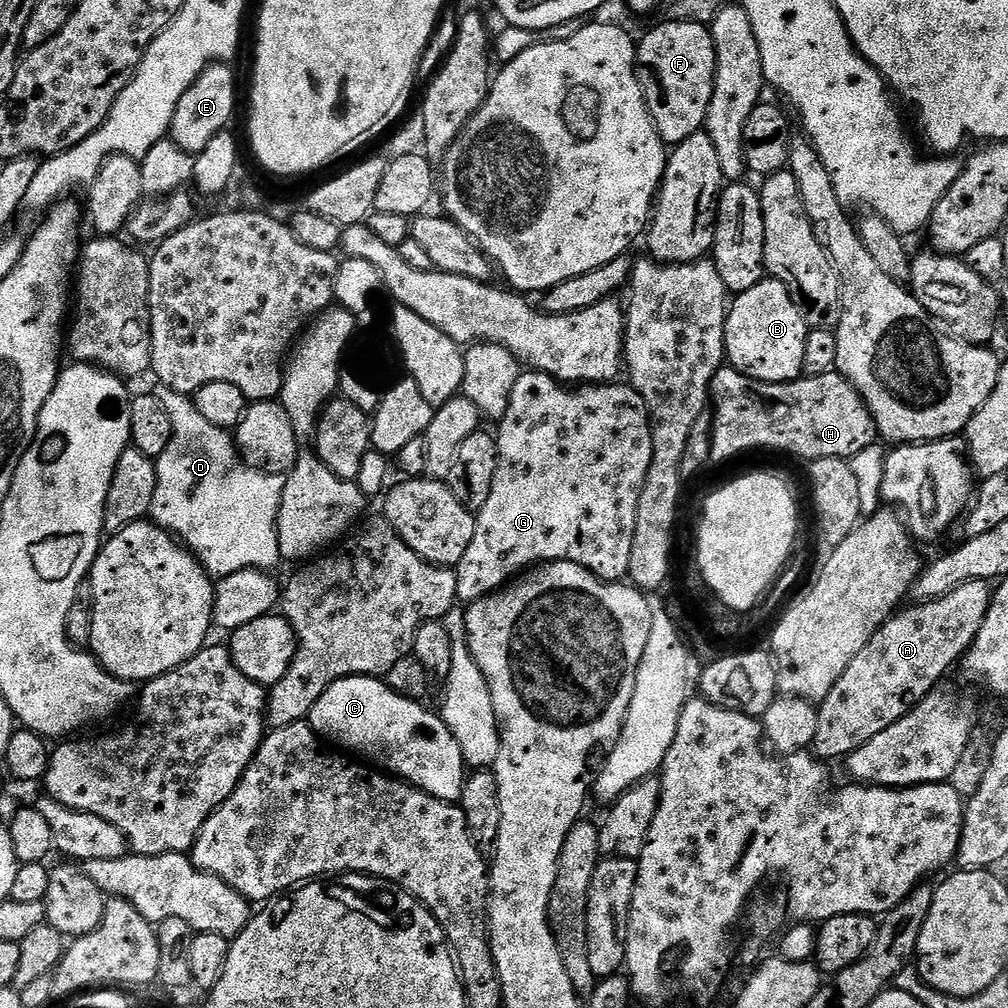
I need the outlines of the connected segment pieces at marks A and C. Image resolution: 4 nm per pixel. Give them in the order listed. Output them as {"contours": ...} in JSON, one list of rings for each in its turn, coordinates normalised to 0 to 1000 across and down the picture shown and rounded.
{"contours":[[[[963,575],[954,581],[950,581],[946,585],[942,585],[938,590],[934,591],[932,595],[918,595],[916,597],[906,598],[906,603],[898,602],[896,605],[890,606],[889,610],[884,611],[883,614],[876,619],[875,622],[867,629],[867,633],[863,633],[863,637],[859,637],[859,641],[855,641],[855,645],[847,652],[847,657],[843,657],[843,661],[839,661],[839,669],[835,669],[835,673],[831,673],[831,677],[827,677],[827,685],[823,685],[823,688],[819,688],[817,694],[813,695],[812,698],[812,728],[808,728],[808,736],[805,740],[805,745],[808,747],[810,753],[818,756],[826,756],[834,750],[840,752],[844,750],[847,744],[851,744],[855,740],[859,740],[859,736],[863,736],[863,732],[868,732],[869,729],[875,728],[875,724],[879,724],[883,720],[887,720],[887,716],[895,713],[905,701],[911,696],[919,693],[923,688],[930,682],[929,679],[944,662],[951,660],[956,654],[956,648],[968,635],[970,625],[974,625],[974,617],[978,613],[980,603],[984,599],[986,587],[982,582],[981,576],[978,575]]],[[[344,671],[343,674],[328,679],[323,688],[319,688],[315,696],[312,696],[312,700],[305,708],[304,717],[326,739],[376,760],[382,767],[413,782],[418,782],[420,786],[431,792],[450,798],[458,792],[462,773],[462,759],[458,752],[458,744],[450,728],[446,728],[446,724],[440,719],[439,713],[434,707],[432,710],[431,707],[424,706],[421,700],[416,694],[408,694],[387,685],[380,674],[367,671]]]]}

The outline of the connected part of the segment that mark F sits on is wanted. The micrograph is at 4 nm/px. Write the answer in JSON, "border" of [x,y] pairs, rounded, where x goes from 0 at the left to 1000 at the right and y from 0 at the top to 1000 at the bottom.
{"border":[[[660,20],[660,24],[634,37],[631,62],[636,68],[644,67],[648,77],[655,82],[655,91],[659,95],[642,96],[643,112],[647,114],[660,144],[670,145],[695,130],[702,122],[704,97],[708,97],[710,51],[703,25],[684,20]]]}

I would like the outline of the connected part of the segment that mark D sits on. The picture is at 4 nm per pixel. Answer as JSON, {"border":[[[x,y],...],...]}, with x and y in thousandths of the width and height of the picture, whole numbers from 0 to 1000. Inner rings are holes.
{"border":[[[159,383],[154,386],[153,392],[159,396],[161,403],[165,403],[165,411],[169,411],[171,438],[160,452],[154,453],[157,482],[153,486],[149,509],[151,519],[164,524],[186,542],[211,573],[236,569],[245,563],[270,565],[273,560],[279,559],[274,515],[283,473],[248,463],[235,448],[231,434],[223,426],[204,419],[184,390]]]}

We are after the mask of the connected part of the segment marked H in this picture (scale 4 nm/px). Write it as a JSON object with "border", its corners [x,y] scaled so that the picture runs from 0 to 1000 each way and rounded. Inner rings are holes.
{"border":[[[716,363],[708,371],[704,386],[704,408],[706,411],[706,456],[722,456],[733,448],[745,444],[775,444],[786,452],[795,452],[798,458],[815,454],[841,456],[859,442],[870,439],[869,420],[851,391],[849,384],[832,369],[826,367],[805,375],[786,377],[782,381],[761,381],[744,375],[725,363]]]}

